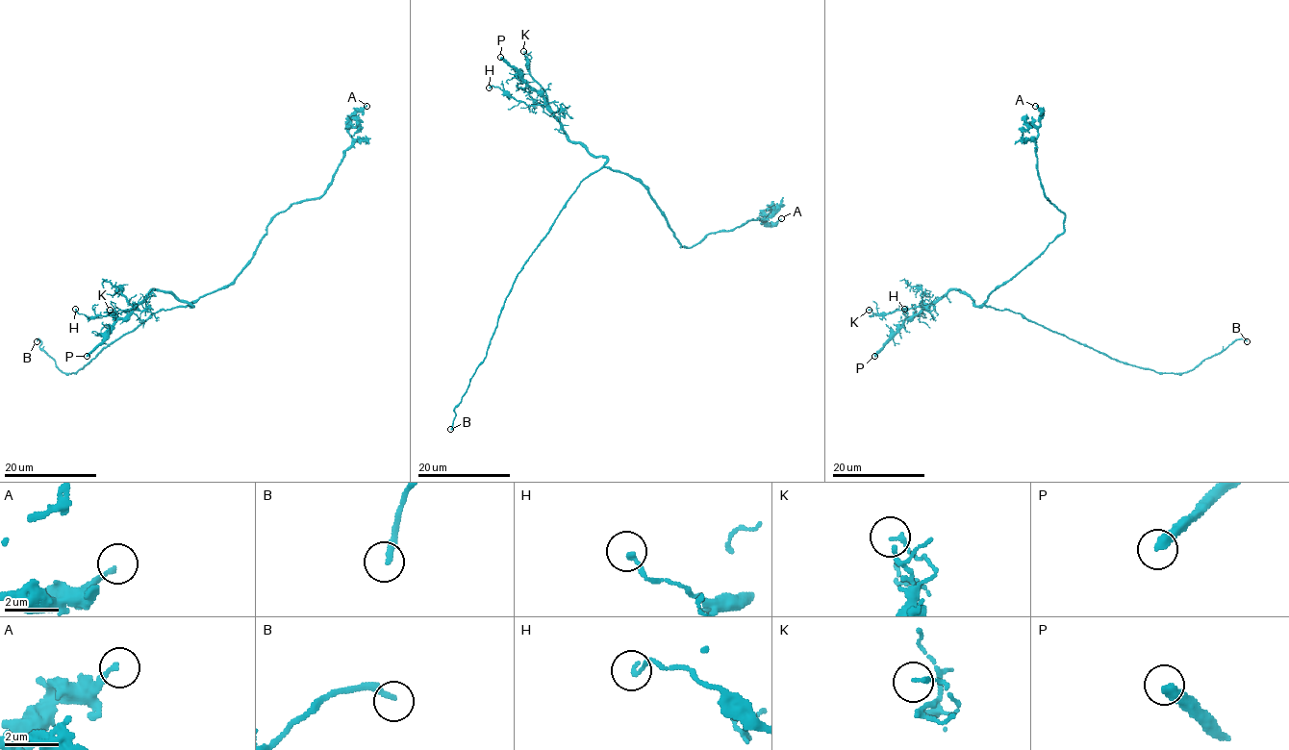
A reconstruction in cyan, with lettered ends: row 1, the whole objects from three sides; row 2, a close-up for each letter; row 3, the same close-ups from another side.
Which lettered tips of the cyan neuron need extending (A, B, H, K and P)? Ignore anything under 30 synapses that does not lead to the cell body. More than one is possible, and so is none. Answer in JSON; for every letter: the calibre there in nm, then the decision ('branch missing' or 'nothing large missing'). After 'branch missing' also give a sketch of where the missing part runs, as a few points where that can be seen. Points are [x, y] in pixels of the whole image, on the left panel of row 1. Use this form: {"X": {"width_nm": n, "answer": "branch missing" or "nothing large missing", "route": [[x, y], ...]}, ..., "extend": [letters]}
{"A": {"width_nm": 180, "answer": "nothing large missing"}, "B": {"width_nm": 220, "answer": "branch missing"}, "H": {"width_nm": 160, "answer": "nothing large missing"}, "K": {"width_nm": 140, "answer": "nothing large missing"}, "P": {"width_nm": 380, "answer": "branch missing"}, "extend": ["B", "P"]}

